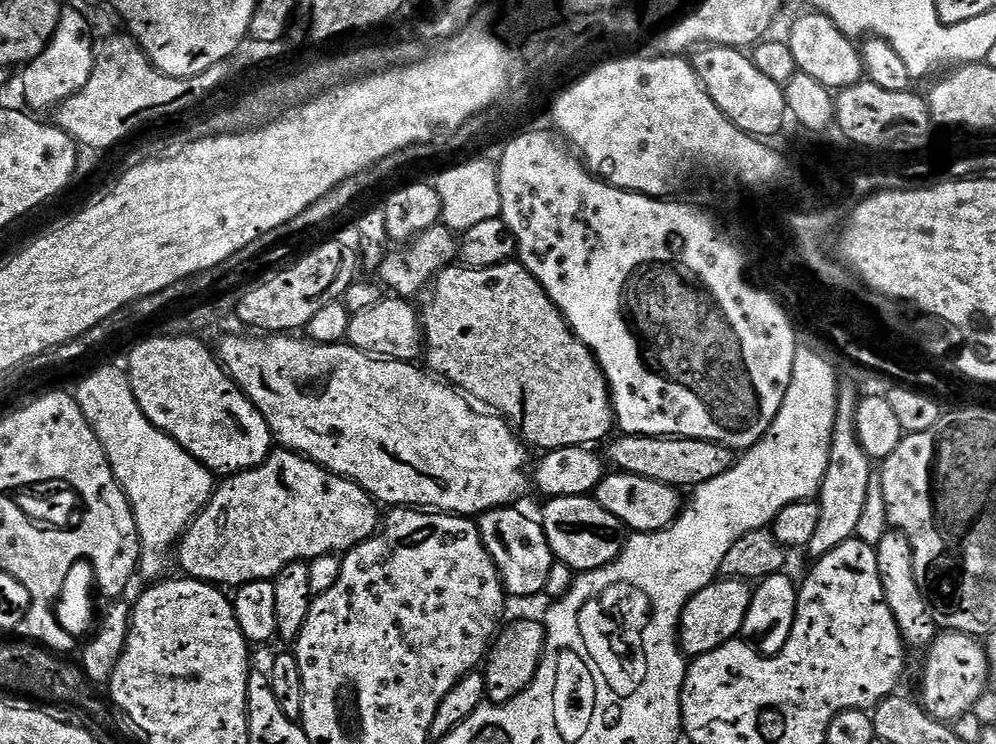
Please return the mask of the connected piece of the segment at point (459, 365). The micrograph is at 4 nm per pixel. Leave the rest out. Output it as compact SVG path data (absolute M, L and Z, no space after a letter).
M509 262L489 268L466 268L463 266L446 268L436 277L427 300L428 305L425 306L424 312L422 308L422 344L426 349L426 360L428 356L429 365L427 364L427 367L437 377L443 378L451 387L467 394L473 401L481 400L485 404L485 406L483 405L485 409L491 410L512 422L520 420L518 435L525 445L531 446L533 449L535 449L534 447L540 448L539 450L583 448L585 446L596 446L599 440L601 442L607 441L613 435L612 394L608 390L608 380L604 377L604 371L600 369L596 355L572 333L571 326L558 310L558 306L554 306L554 302L550 302L546 290L542 290L542 286L536 281L534 274L527 272L520 263Z

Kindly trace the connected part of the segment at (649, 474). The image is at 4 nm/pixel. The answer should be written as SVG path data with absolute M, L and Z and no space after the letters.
M620 434L609 439L606 447L606 460L613 469L634 474L638 478L650 478L654 482L662 482L666 486L681 490L695 490L698 485L710 482L710 478L726 474L726 470L730 470L738 459L737 453L725 444L685 436Z

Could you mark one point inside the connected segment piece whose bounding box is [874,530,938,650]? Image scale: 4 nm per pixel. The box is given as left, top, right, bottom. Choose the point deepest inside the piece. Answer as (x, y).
(916, 623)

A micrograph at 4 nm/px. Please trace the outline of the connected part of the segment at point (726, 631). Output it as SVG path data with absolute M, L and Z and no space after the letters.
M717 578L702 590L698 590L698 594L694 594L690 602L686 602L680 615L678 639L685 657L695 658L710 654L718 650L718 646L737 639L743 633L753 591L753 585L749 581L727 578Z

